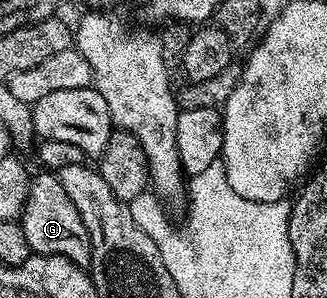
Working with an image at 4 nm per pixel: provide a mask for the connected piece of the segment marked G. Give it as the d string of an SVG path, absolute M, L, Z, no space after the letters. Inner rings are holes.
M48 170L41 173L41 176L33 175L28 181L28 197L24 203L24 213L19 218L26 242L37 256L61 256L81 266L91 265L90 234L82 222L82 214L74 210L74 202L70 202L66 190L62 190L59 175Z

